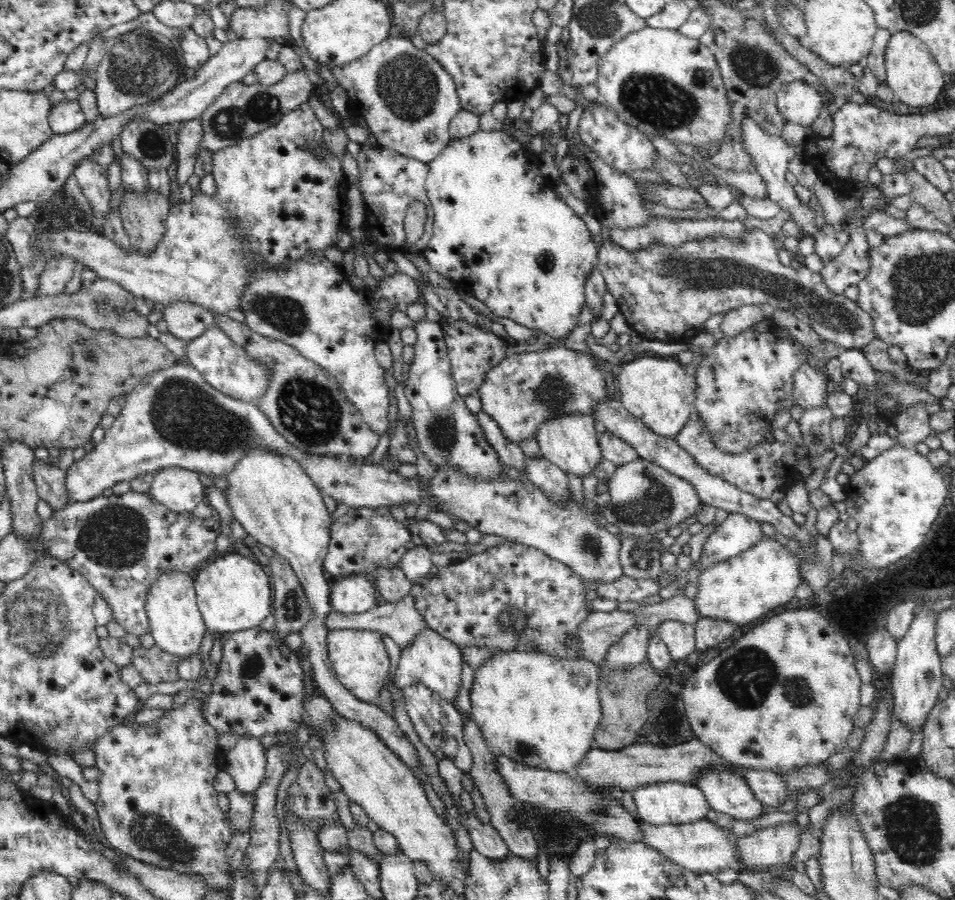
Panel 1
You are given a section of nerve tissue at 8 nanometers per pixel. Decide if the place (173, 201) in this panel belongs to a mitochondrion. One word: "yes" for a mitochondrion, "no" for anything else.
no

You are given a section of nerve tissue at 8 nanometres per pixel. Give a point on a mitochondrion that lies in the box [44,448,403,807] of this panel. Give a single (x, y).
(116, 536)

